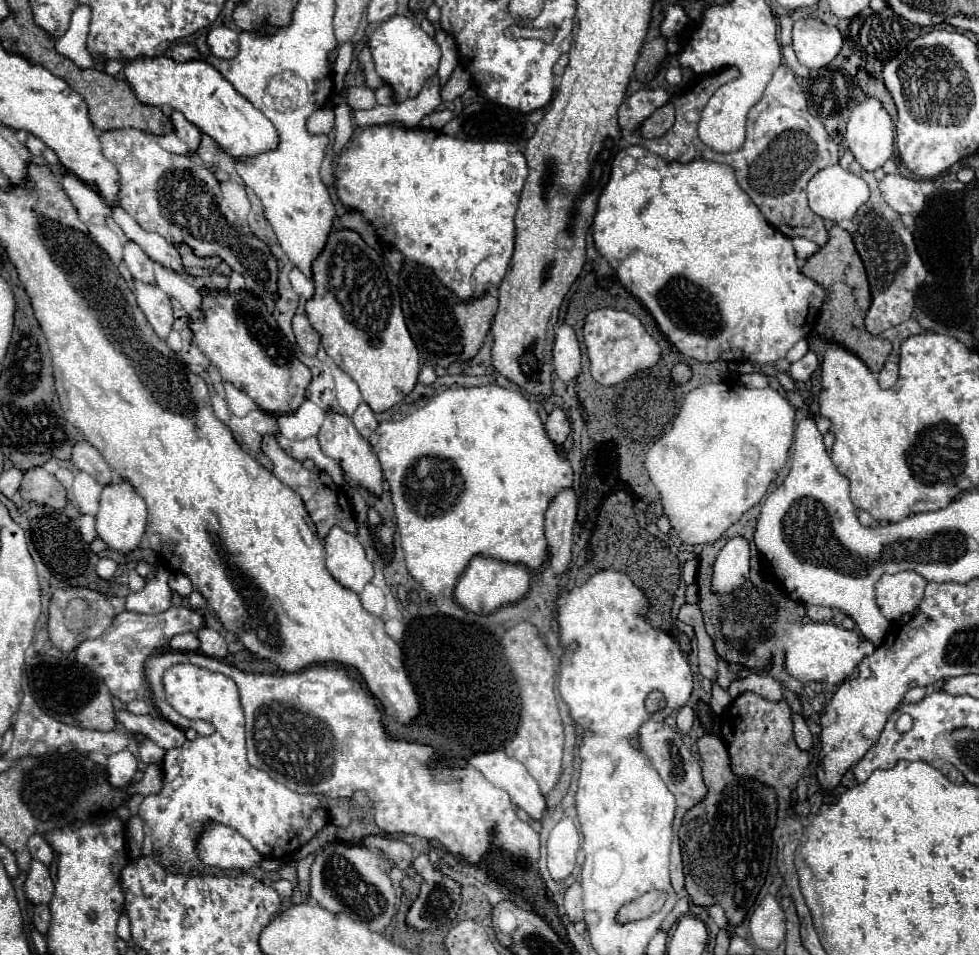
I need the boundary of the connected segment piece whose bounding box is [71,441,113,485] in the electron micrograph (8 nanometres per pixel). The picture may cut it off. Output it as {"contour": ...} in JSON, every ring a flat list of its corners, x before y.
{"contour":[[79,441,77,445,73,445,73,453,71,453,71,463,89,473,91,477,95,477,101,485,109,485,113,481,113,471,107,465,107,461,101,457,101,453,97,453,97,449,87,443,87,441]]}

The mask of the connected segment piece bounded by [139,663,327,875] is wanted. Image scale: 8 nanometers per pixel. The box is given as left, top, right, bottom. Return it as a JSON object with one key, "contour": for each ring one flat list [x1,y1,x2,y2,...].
{"contour":[[177,663,171,665,163,675,163,687,169,705,187,719,203,719,215,725,215,733,209,737,197,737,195,741,185,741,177,749,169,749,163,759,163,789,155,795,147,795,139,805,139,817,145,827,143,855,159,859,167,871,181,871,183,875,209,875,211,867,201,863,195,853,195,841,209,823,223,823,239,833,249,833,249,841,255,849,265,853,265,857,281,859,293,855,301,845,305,845,317,831,327,825,327,809,317,795,301,795,289,787,273,781,265,771,249,765,245,755,245,717,239,701,237,685,231,677,223,673,213,673,209,669]]}

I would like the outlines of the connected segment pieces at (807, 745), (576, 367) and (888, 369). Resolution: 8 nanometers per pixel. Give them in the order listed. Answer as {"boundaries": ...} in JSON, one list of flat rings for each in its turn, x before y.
{"boundaries":[[[793,715,793,725,795,725,795,741,797,741,797,747,803,749,803,751,811,749,813,735,811,735,805,719,801,715]],[[559,325,555,331,555,343,553,343,553,367,559,379,571,381,581,371,581,349,579,341,575,337,573,327]],[[887,361,885,365,883,365,883,369,879,371,879,375,877,375,877,379,879,379,879,385,883,387,883,389,889,389,889,387,893,387,895,383,897,383,897,371,899,371,899,367,895,365,895,363,891,363,891,361]]]}

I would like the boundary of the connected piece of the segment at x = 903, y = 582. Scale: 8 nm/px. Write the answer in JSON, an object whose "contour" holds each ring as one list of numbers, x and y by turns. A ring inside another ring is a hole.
{"contour":[[901,571,895,575,883,575,877,581,877,605,881,613,895,621,905,613,917,609,923,597,927,579,915,571]]}

